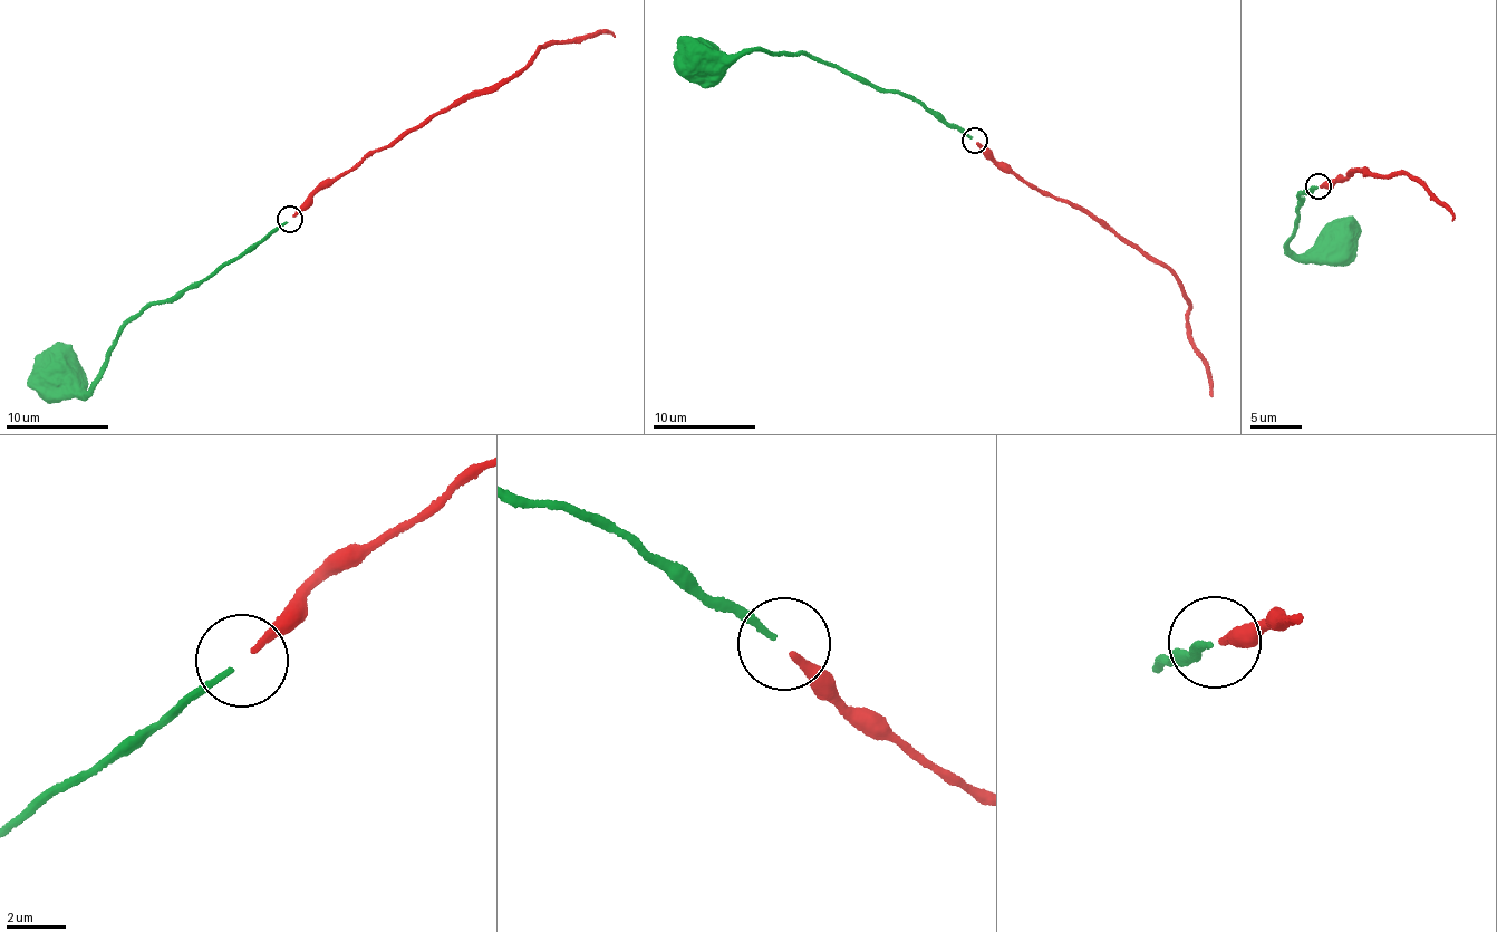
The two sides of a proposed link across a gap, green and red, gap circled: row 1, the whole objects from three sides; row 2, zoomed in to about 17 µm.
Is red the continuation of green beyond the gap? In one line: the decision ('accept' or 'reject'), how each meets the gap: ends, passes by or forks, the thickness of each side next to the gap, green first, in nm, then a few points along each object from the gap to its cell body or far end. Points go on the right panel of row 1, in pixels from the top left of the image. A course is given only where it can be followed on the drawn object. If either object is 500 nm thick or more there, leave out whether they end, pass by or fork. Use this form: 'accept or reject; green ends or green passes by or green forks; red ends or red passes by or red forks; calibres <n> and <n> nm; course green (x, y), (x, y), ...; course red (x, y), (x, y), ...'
accept; green ends; red ends; calibres 200 and 240 nm; course green (1316, 188), (1298, 197), (1304, 200), (1288, 249), (1301, 256), (1328, 250), (1338, 243); course red (1320, 185), (1340, 182), (1352, 171), (1399, 172), (1425, 181), (1438, 200), (1447, 204), (1451, 221)

